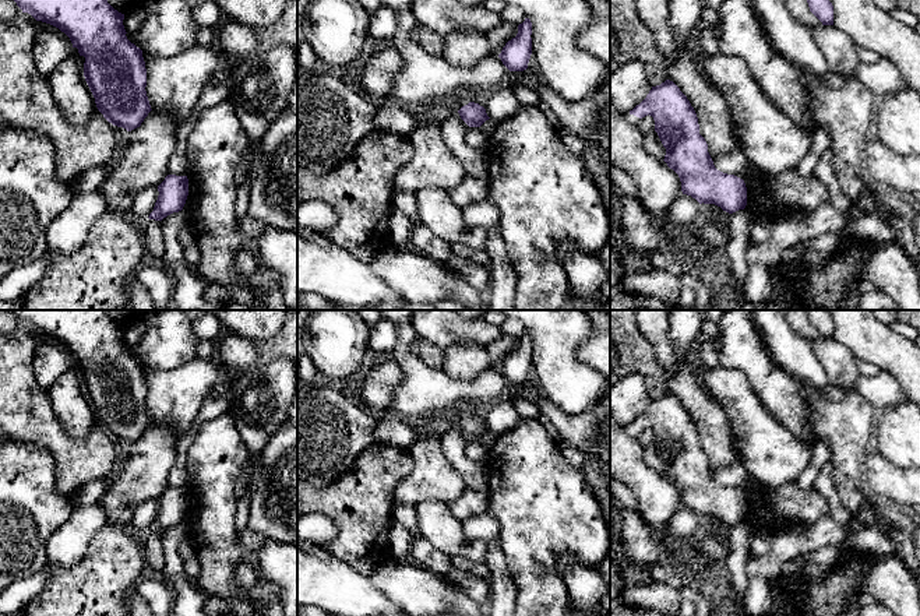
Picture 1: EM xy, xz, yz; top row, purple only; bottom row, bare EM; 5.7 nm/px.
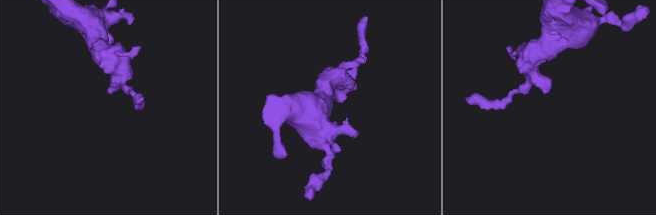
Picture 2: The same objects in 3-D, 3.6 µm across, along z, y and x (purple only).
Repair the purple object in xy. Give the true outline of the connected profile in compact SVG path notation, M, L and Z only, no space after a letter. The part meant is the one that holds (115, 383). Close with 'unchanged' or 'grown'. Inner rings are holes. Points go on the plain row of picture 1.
M11 310L22 325L31 327L36 334L42 334L64 345L80 369L85 370L84 390L95 411L98 423L113 439L131 444L141 439L152 423L147 409L147 381L142 363L131 356L126 349L123 338L124 327L114 323L105 310Z; unchanged

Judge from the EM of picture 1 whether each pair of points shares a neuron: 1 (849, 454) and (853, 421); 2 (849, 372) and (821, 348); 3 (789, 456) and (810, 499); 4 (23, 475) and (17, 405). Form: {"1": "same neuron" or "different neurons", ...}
{"1": "same neuron", "2": "same neuron", "3": "different neurons", "4": "different neurons"}

